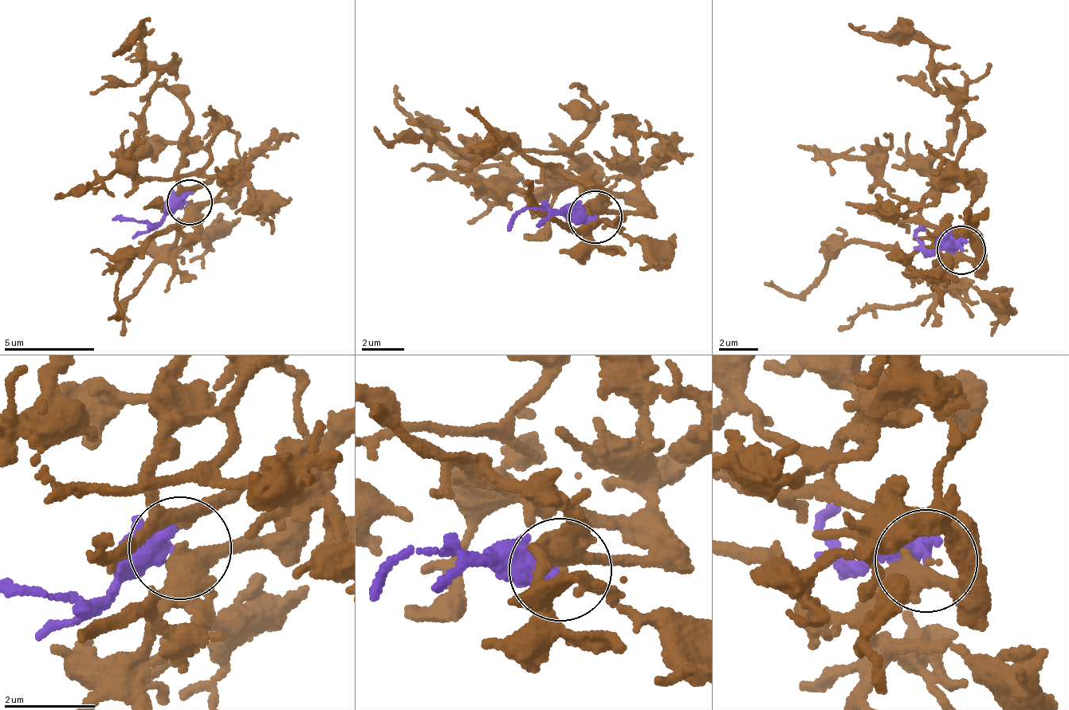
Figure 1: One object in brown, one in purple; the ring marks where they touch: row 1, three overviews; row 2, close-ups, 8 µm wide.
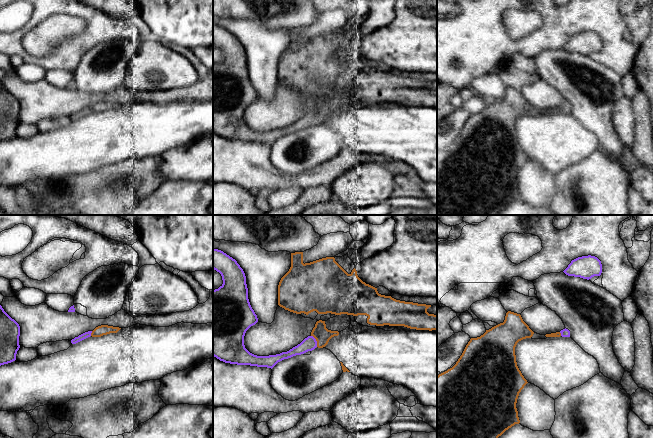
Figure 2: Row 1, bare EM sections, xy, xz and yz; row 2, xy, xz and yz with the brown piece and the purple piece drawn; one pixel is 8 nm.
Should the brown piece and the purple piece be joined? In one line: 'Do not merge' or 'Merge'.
Merge

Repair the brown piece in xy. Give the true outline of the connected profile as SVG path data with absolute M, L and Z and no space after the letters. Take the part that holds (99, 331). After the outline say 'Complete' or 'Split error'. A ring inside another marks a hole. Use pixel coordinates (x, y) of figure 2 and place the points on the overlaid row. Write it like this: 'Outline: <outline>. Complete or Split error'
Outline: M101 325L96 327L93 331L88 331L85 332L78 337L75 337L74 339L71 340L72 344L76 344L90 336L92 337L101 337L103 335L107 335L110 333L117 333L121 328L119 327L113 327L113 326L108 326L108 325Z. Split error

